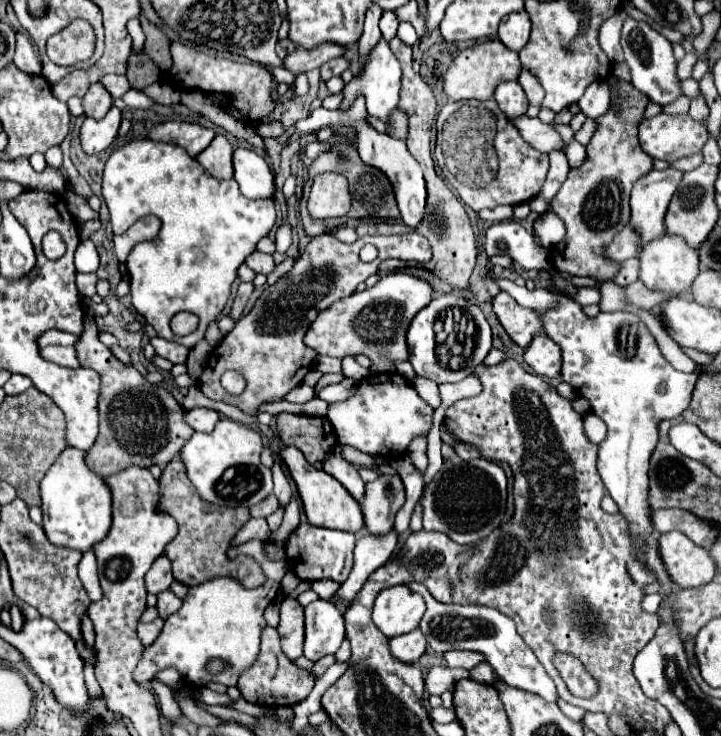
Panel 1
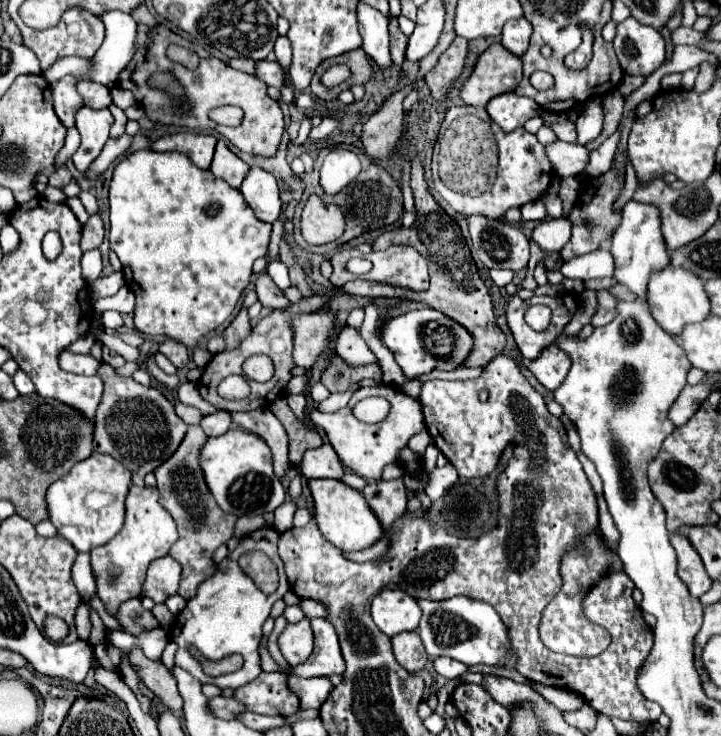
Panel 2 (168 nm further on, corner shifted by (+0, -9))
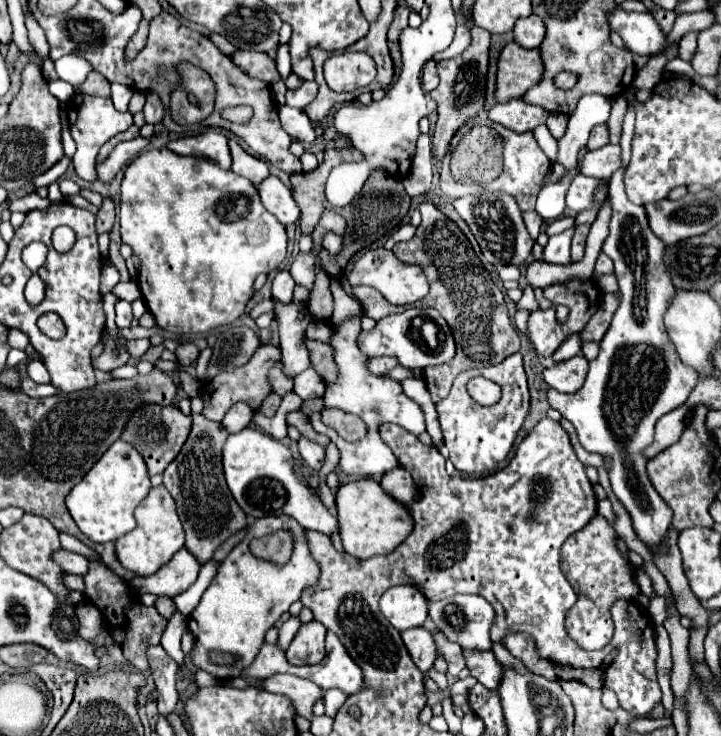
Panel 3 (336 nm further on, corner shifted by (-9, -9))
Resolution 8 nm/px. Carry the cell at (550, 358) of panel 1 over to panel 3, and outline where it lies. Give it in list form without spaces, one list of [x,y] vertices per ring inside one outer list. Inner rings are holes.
[[[578,354],[570,360],[556,362],[552,368],[546,368],[544,380],[558,392],[578,392],[578,388],[582,388],[584,384],[586,368],[588,360],[582,354]]]

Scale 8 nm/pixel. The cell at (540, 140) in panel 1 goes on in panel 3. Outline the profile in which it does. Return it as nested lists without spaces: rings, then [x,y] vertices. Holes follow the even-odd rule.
[[[606,144],[598,150],[588,150],[580,160],[580,174],[592,178],[610,178],[620,168],[620,146]]]

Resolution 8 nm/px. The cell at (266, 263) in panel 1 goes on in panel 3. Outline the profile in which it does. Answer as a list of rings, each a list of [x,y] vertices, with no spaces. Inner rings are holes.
[[[272,298],[274,314],[280,326],[280,350],[282,362],[288,376],[296,376],[310,366],[310,354],[306,348],[306,326],[312,322],[306,306],[296,306],[294,302],[282,304]]]

